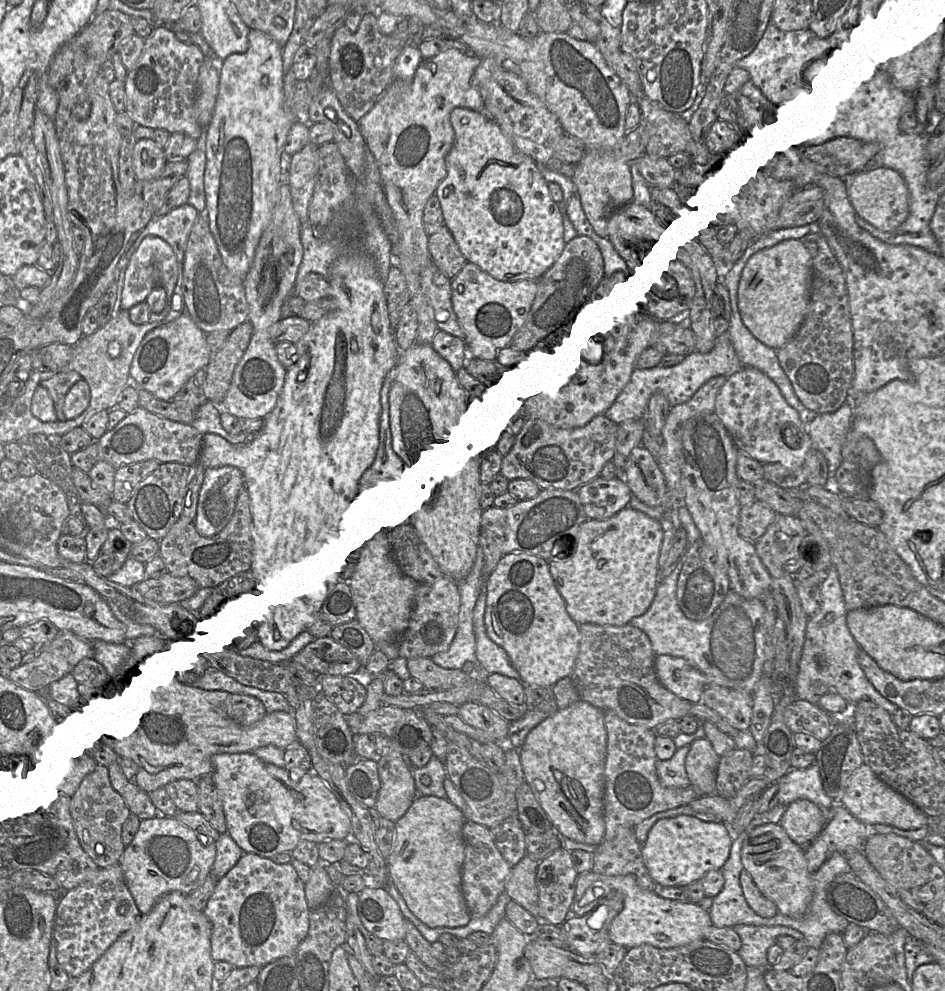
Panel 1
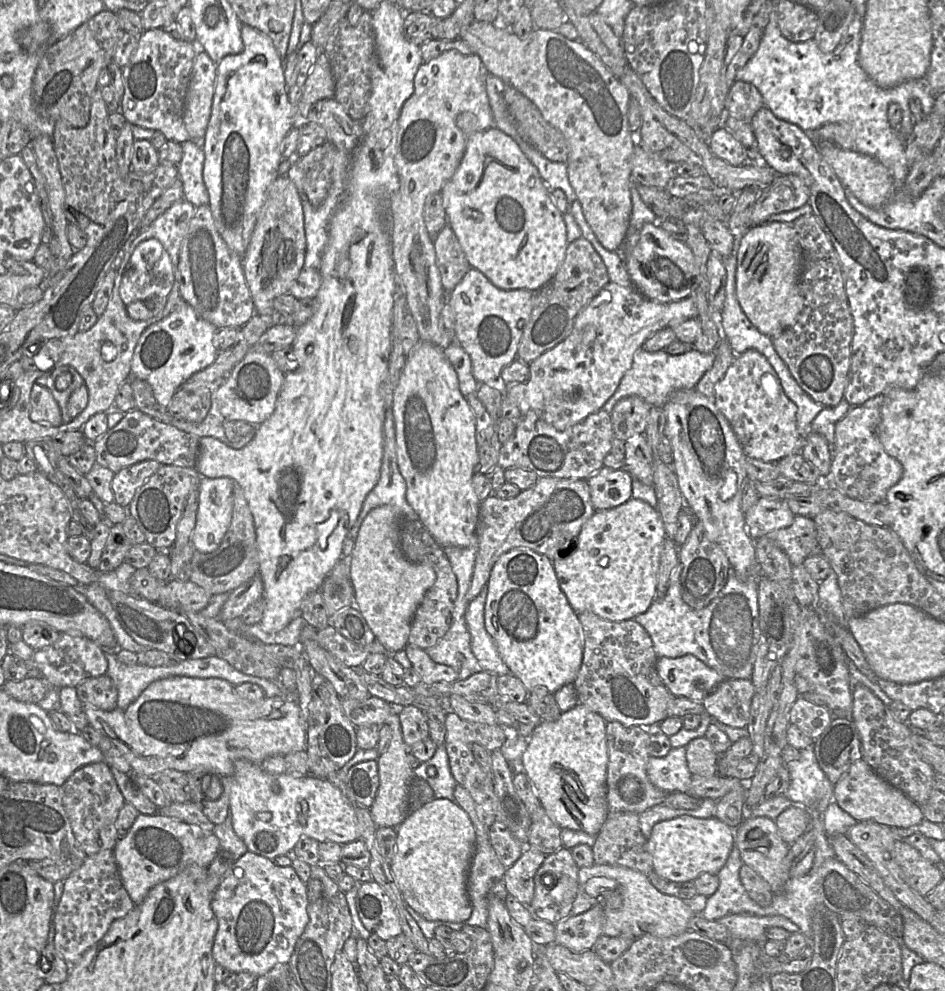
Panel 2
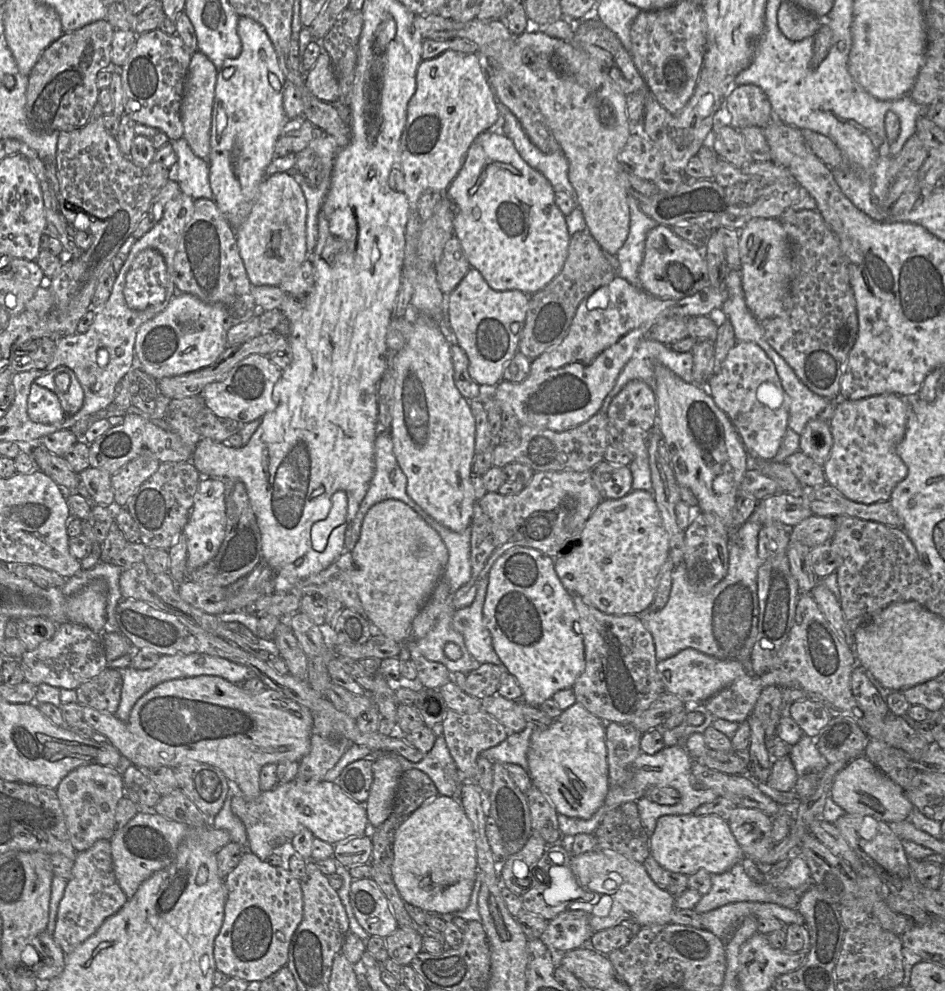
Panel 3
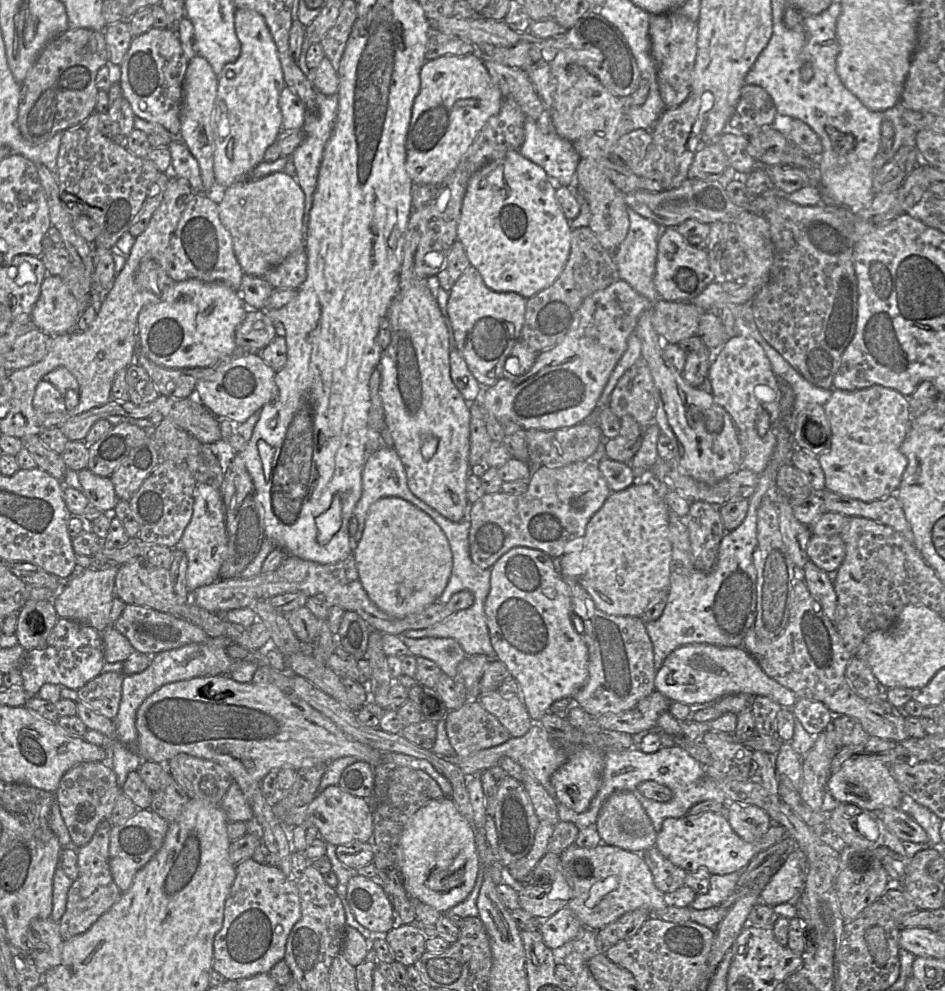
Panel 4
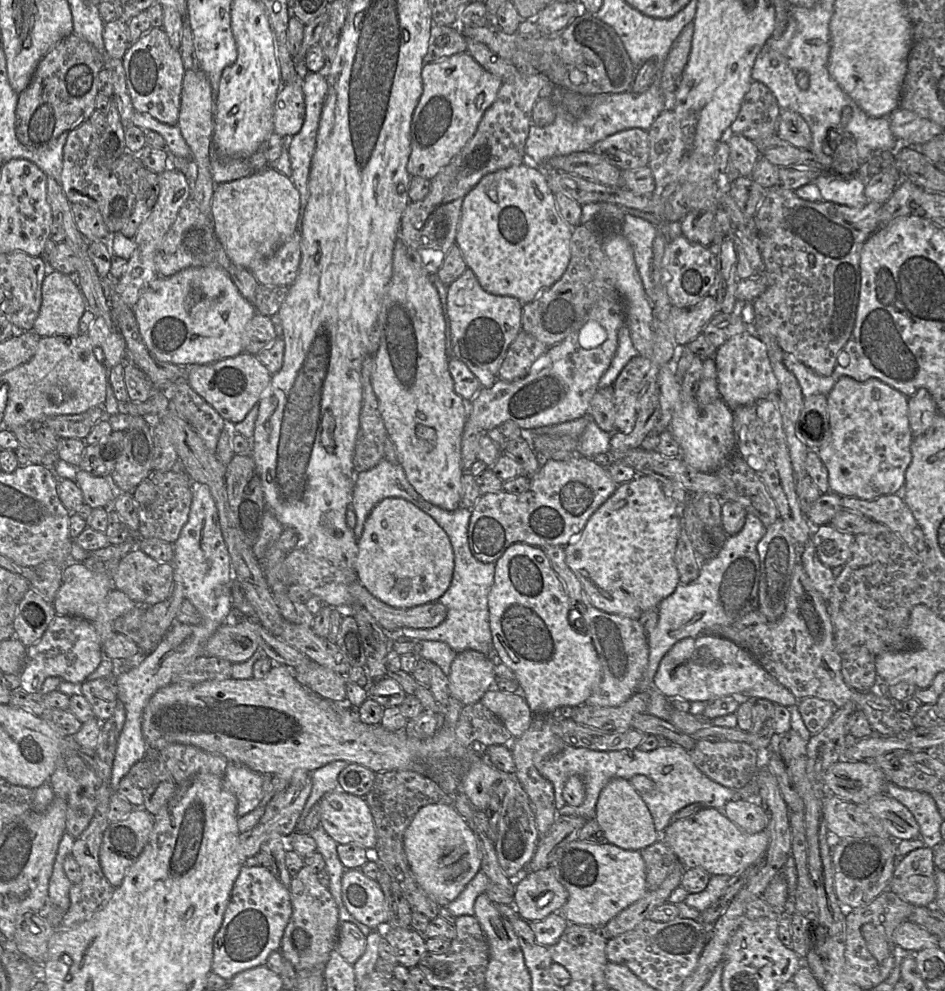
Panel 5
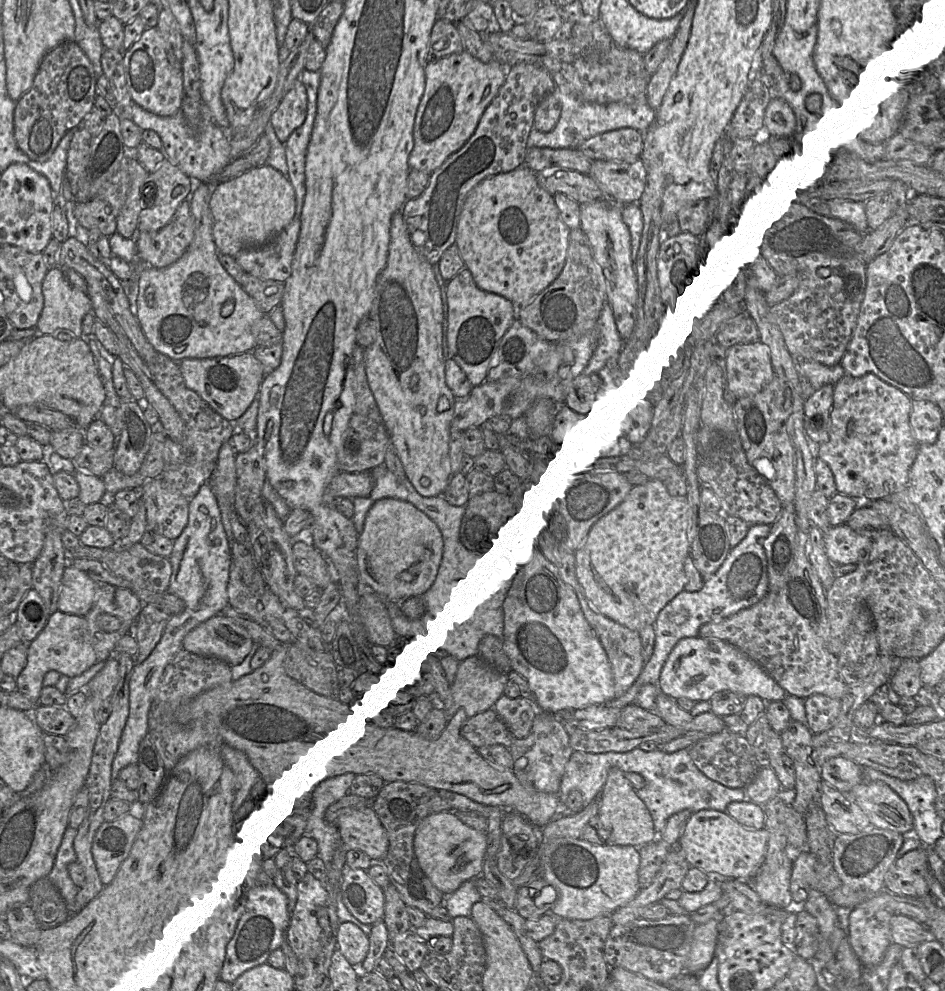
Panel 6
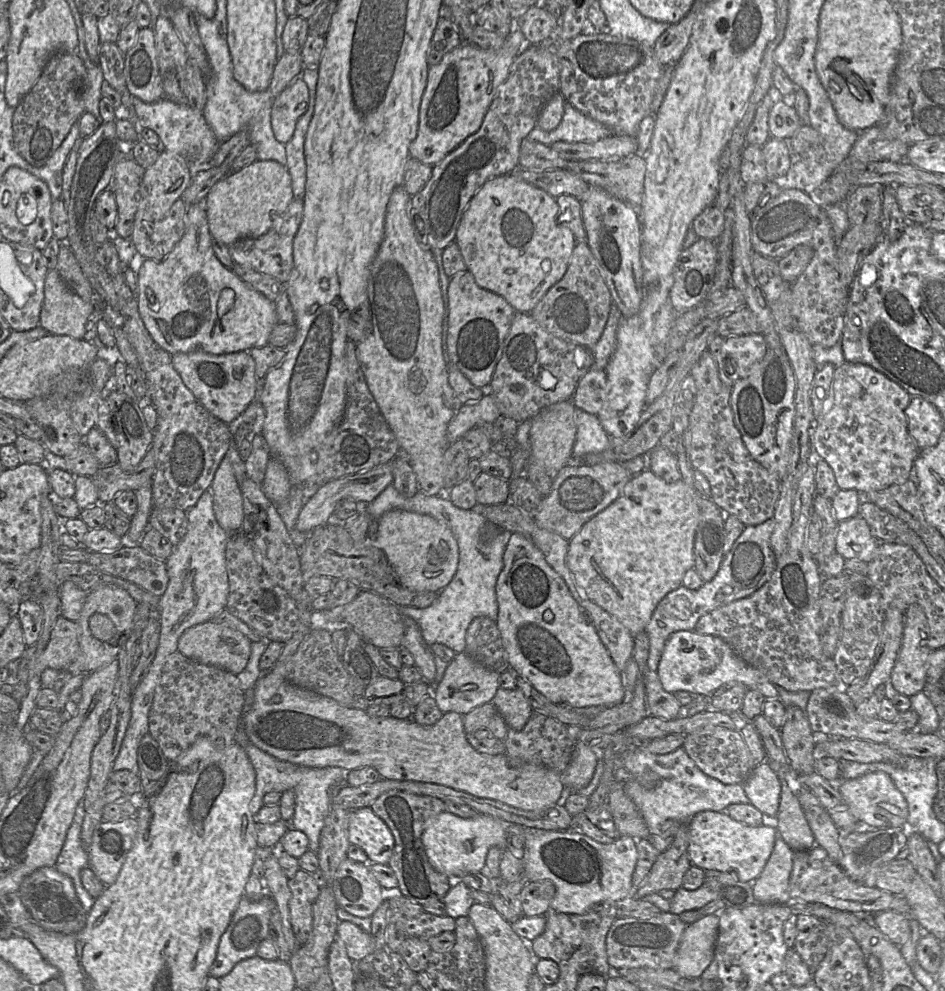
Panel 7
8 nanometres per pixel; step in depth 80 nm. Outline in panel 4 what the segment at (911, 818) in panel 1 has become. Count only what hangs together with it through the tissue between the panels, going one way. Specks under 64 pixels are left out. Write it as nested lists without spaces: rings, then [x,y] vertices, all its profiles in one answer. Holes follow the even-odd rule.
[[[868,758],[846,761],[836,773],[830,775],[827,781],[827,791],[838,802],[854,804],[859,808],[873,812],[879,812],[884,808],[900,808],[904,795],[888,766]]]

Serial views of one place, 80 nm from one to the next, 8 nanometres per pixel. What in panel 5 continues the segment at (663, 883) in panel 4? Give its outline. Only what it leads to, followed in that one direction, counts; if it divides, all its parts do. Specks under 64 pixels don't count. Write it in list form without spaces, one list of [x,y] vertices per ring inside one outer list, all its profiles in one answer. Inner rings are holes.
[[[658,840],[639,852],[646,866],[648,890],[659,887],[674,867],[682,865],[673,850],[664,841]]]

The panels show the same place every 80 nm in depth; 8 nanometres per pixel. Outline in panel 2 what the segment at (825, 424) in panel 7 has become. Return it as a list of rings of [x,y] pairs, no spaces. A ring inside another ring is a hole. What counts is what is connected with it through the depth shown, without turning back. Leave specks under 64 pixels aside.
[[[874,397],[863,405],[852,406],[835,426],[835,448],[828,483],[844,495],[867,503],[884,502],[888,490],[903,475],[903,467],[886,453],[877,437],[881,420],[881,397]]]

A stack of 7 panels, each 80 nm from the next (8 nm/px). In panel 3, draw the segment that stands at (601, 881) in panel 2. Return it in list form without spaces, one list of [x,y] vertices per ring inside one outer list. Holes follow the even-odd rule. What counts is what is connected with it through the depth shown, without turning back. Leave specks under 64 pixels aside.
[[[596,849],[571,857],[570,869],[580,887],[580,898],[568,907],[582,910],[589,917],[593,931],[602,931],[630,920],[641,927],[671,923],[675,911],[675,897],[660,889],[650,878],[644,864],[613,850]]]

